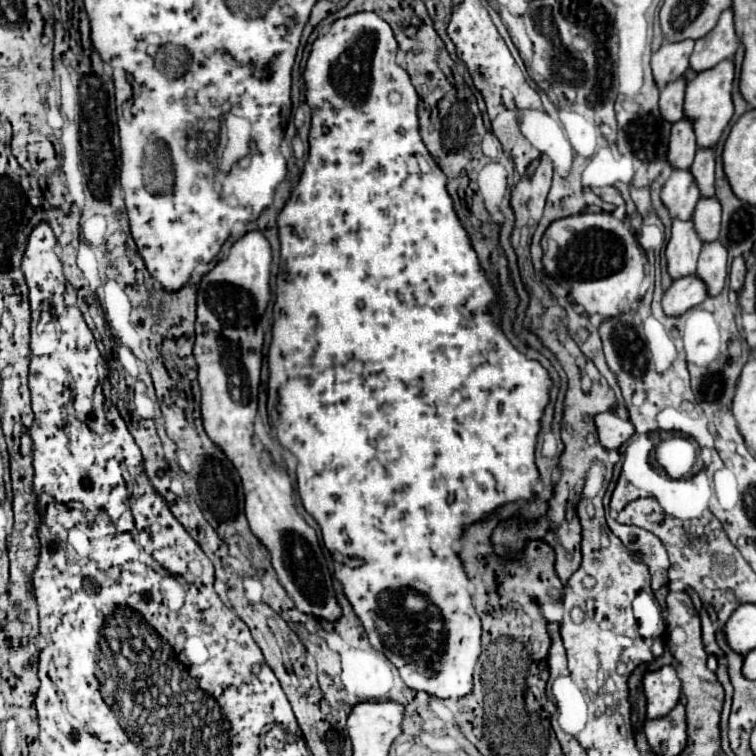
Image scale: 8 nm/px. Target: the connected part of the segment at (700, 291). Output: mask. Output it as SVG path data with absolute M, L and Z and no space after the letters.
M695 274L673 280L663 296L663 310L669 316L681 316L685 310L701 304L709 296L709 288Z

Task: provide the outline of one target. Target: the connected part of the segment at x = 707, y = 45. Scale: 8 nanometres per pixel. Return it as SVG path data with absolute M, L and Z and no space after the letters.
M733 8L725 10L717 22L717 26L699 38L695 50L691 54L691 68L697 72L709 70L717 66L721 60L731 58L739 48L739 38L733 24Z

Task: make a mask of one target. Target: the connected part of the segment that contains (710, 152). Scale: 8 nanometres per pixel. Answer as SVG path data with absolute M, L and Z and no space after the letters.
M699 148L691 172L697 180L701 196L715 194L715 148Z

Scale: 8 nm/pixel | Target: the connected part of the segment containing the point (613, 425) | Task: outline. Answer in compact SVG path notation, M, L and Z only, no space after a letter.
M603 412L595 416L599 442L607 450L621 450L621 446L635 434L635 428L629 420L621 420L615 412Z

